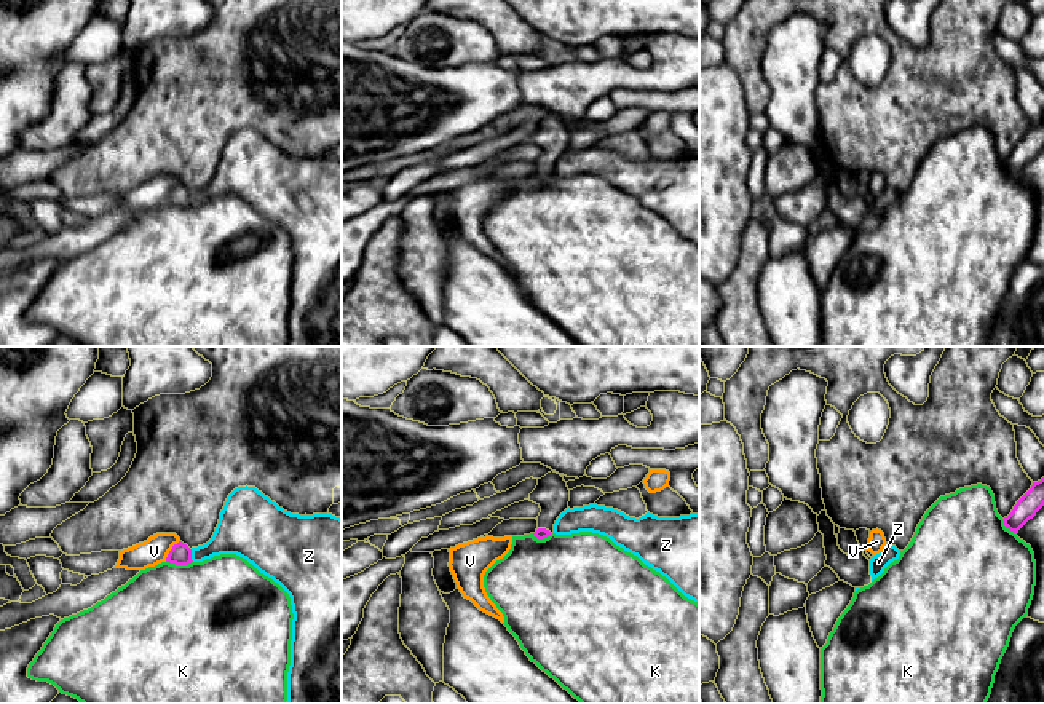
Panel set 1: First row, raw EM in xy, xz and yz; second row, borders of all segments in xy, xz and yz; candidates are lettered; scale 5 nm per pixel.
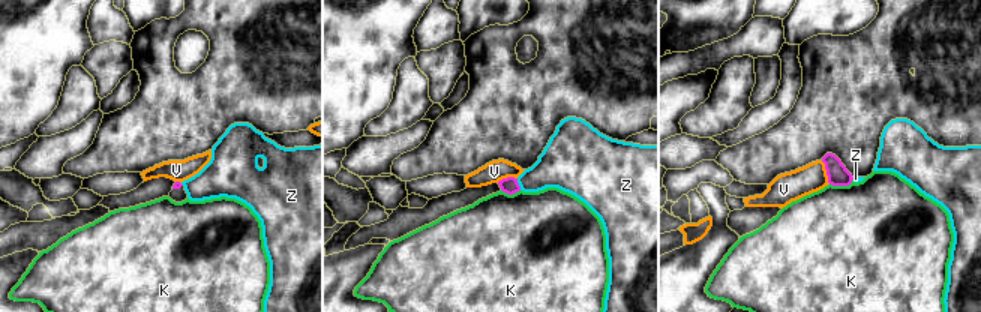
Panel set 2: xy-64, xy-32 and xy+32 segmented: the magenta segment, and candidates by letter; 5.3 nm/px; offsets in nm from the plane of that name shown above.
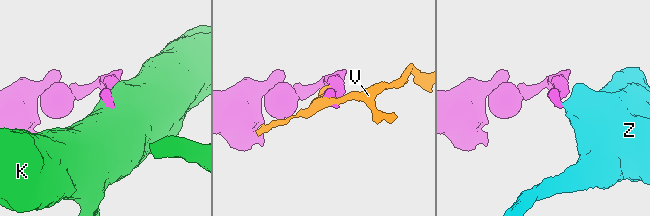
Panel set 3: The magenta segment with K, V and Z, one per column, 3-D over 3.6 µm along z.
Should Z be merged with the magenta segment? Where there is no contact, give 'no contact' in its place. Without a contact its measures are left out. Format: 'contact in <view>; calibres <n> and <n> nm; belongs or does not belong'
contact in xy; calibres 110 and 190 nm; does not belong

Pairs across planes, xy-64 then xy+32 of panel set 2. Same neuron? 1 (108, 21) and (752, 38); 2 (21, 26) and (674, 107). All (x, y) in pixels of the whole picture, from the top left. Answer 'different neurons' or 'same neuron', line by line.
1: same neuron
2: same neuron

